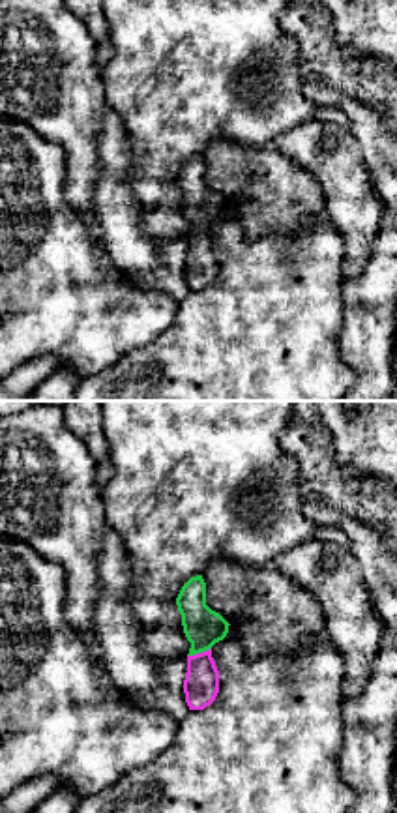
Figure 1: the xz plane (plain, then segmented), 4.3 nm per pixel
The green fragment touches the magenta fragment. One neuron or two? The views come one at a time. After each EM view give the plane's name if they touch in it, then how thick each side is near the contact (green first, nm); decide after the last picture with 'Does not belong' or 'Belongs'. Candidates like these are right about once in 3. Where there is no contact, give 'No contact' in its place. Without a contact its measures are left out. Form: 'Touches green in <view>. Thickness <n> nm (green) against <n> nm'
Touches green in xz. Thickness 160 nm (green) against 160 nm

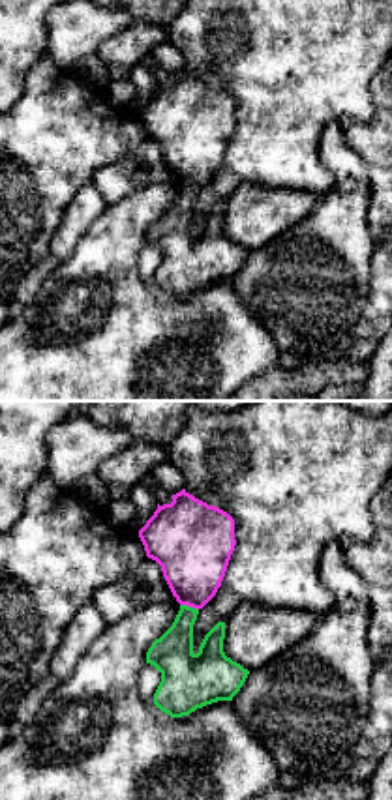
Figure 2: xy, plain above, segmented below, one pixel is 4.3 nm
Touches green in xy. Thickness 180 nm (green) against 320 nm

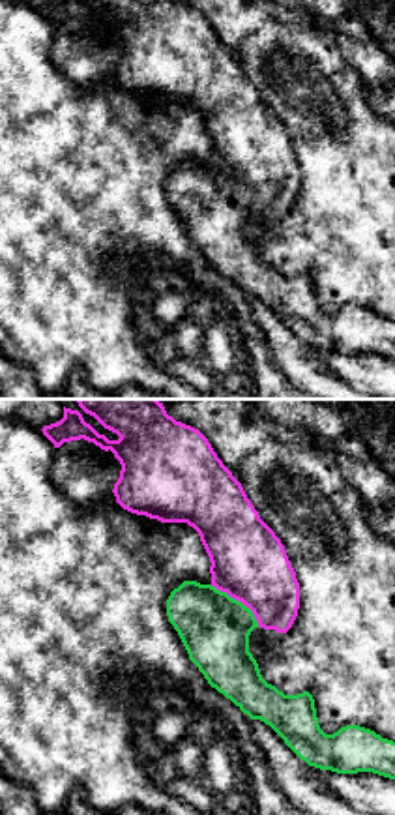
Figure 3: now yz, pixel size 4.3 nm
Touches green in yz. Thickness 300 nm (green) against 320 nm

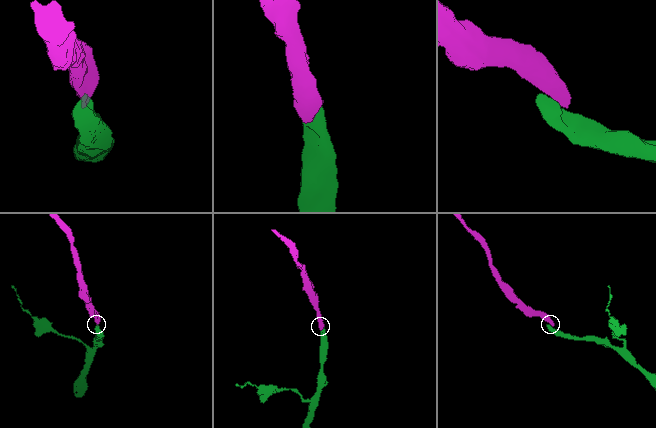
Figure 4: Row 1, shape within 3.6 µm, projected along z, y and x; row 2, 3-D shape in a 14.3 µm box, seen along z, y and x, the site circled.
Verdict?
Belongs

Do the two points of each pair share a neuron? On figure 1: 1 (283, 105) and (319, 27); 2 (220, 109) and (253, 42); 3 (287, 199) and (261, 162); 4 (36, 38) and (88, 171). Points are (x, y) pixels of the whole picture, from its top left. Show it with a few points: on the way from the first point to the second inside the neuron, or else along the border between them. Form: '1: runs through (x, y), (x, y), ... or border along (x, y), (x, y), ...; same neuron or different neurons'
1: border along (279, 27), (296, 45), (300, 75), (304, 79); different neurons
2: runs through (220, 92), (220, 75), (236, 59); same neuron
3: runs through (285, 190), (266, 171); same neuron
4: runs through (42, 72), (64, 100), (77, 137); same neuron

